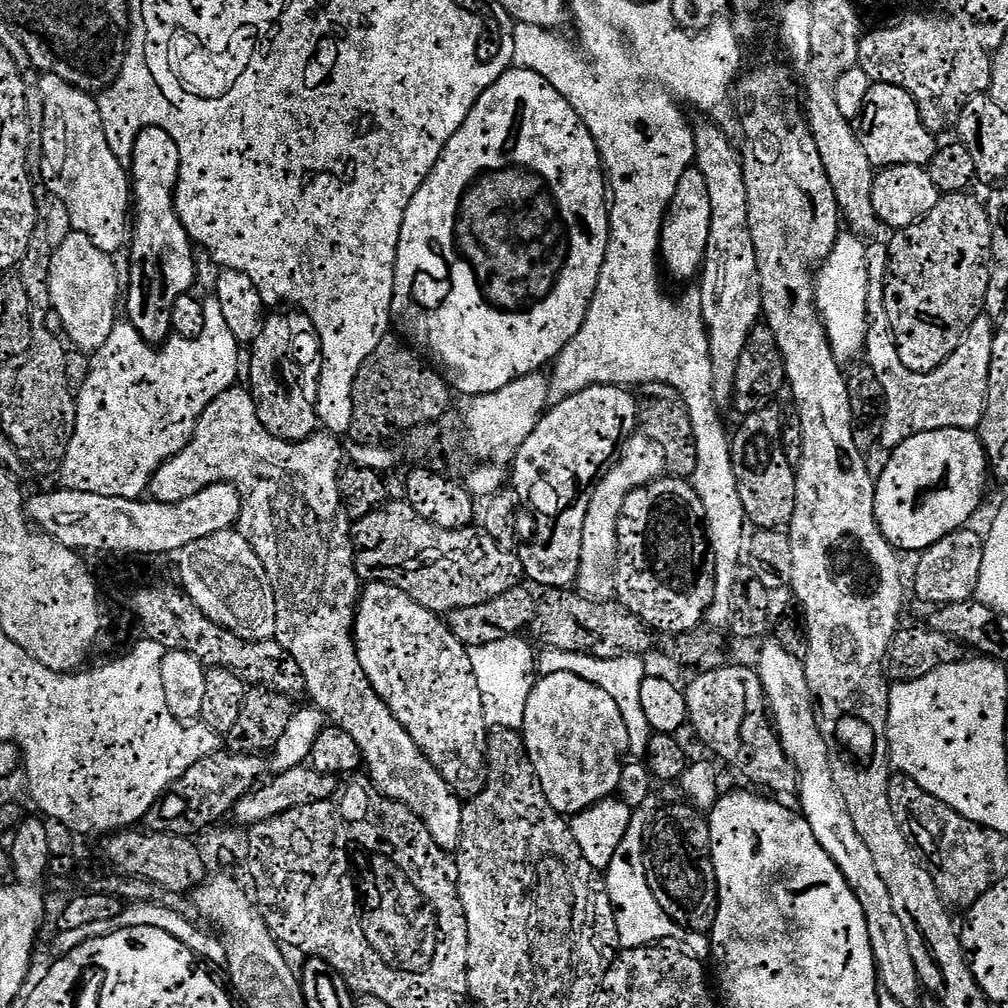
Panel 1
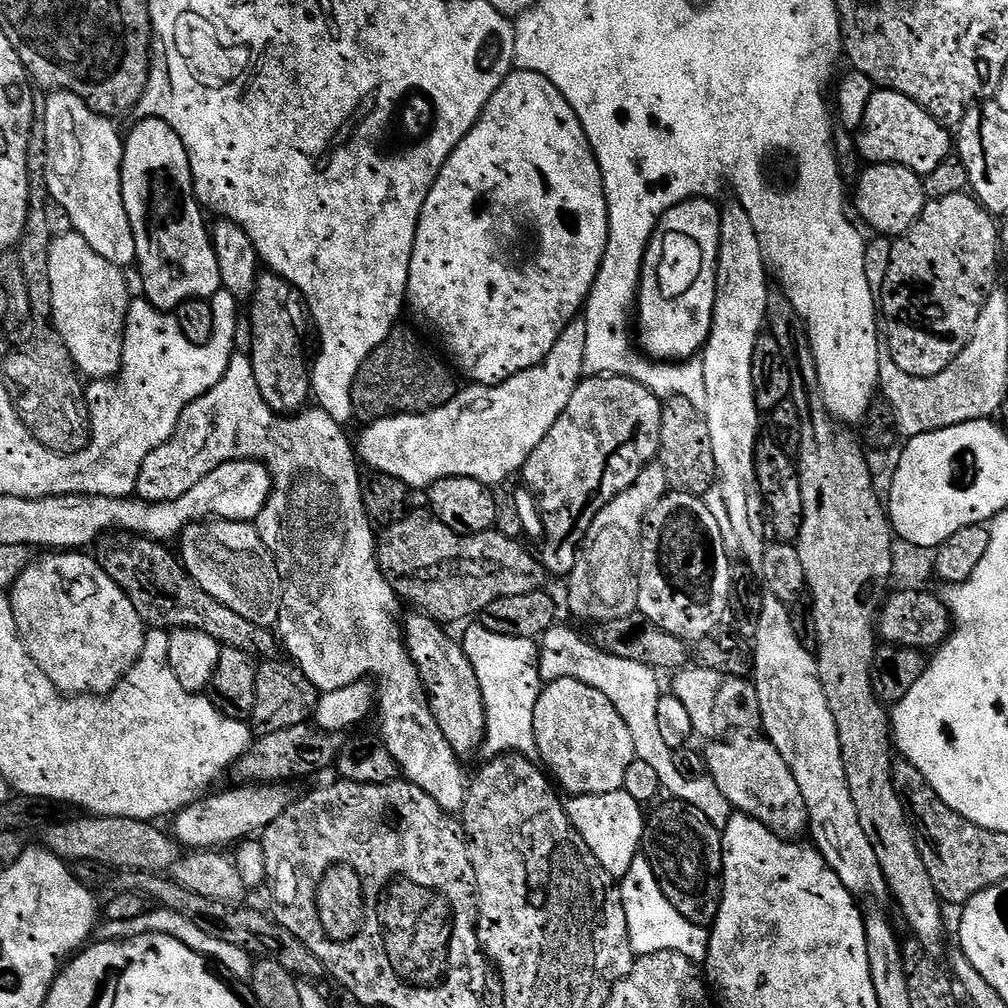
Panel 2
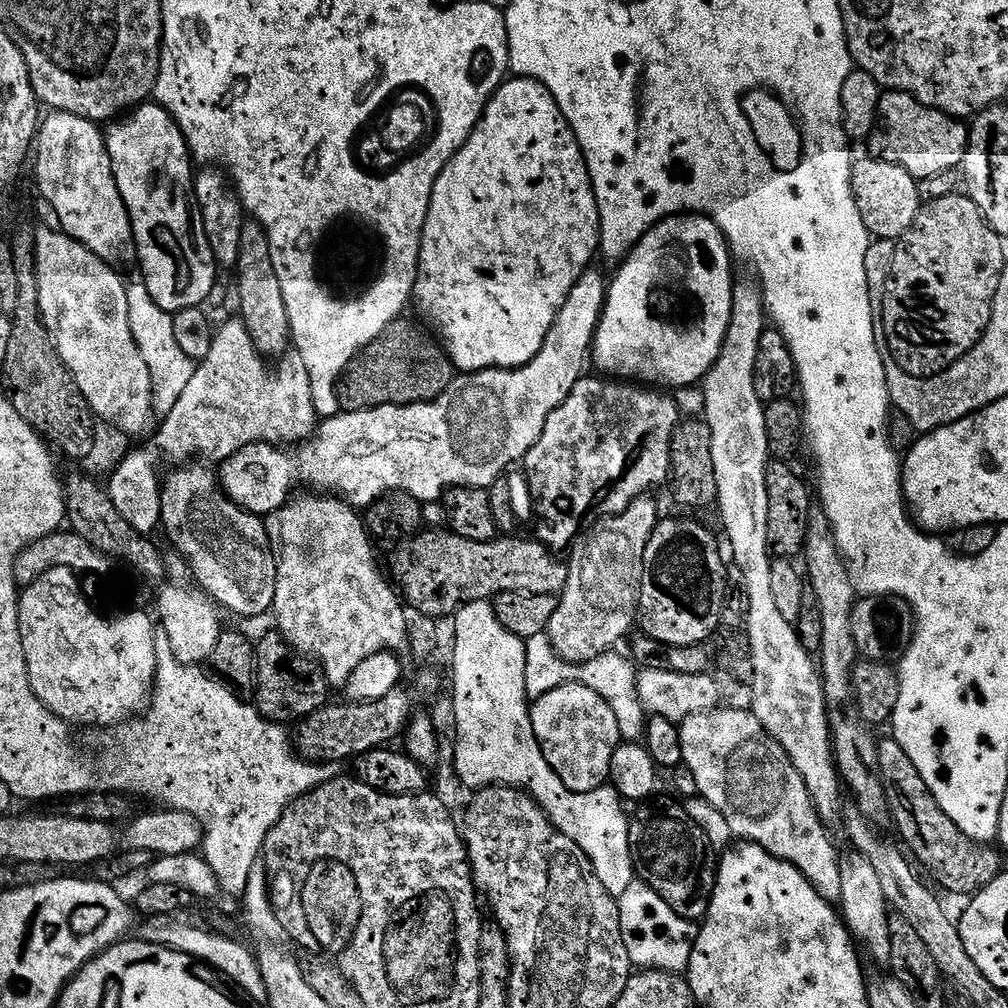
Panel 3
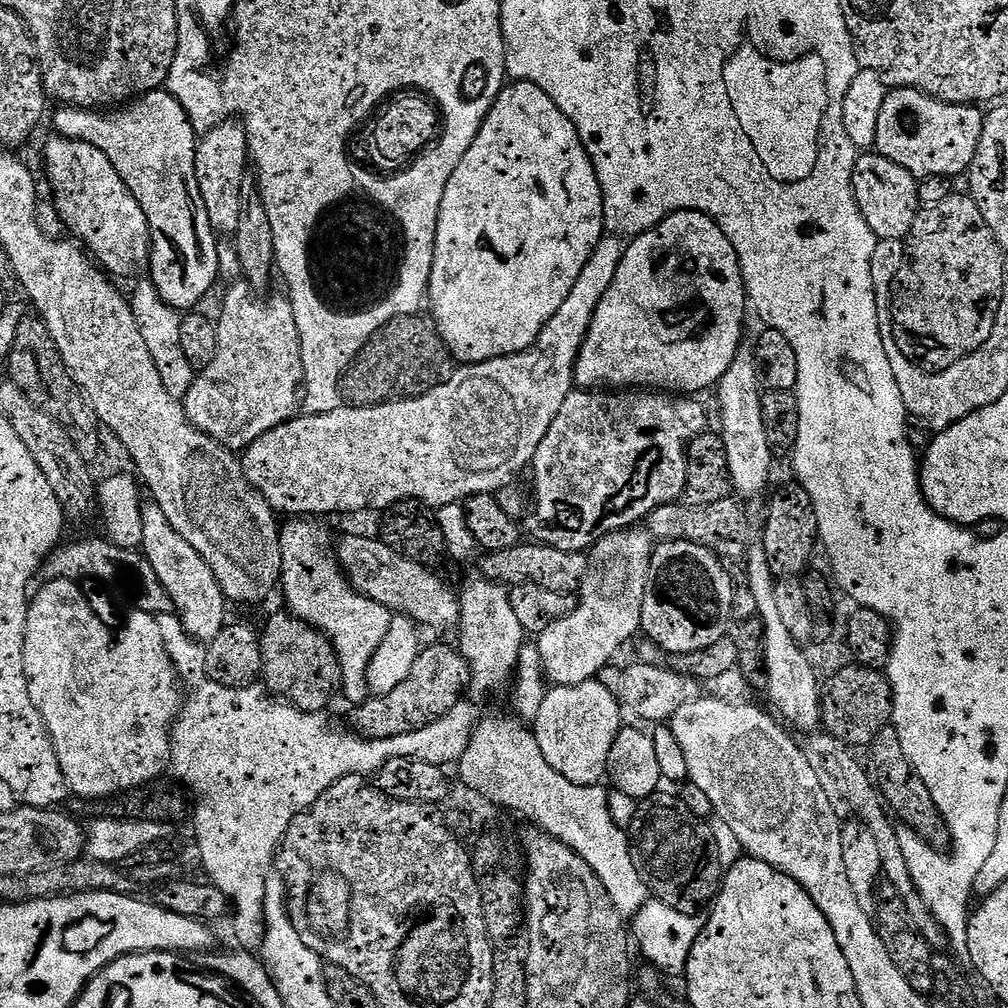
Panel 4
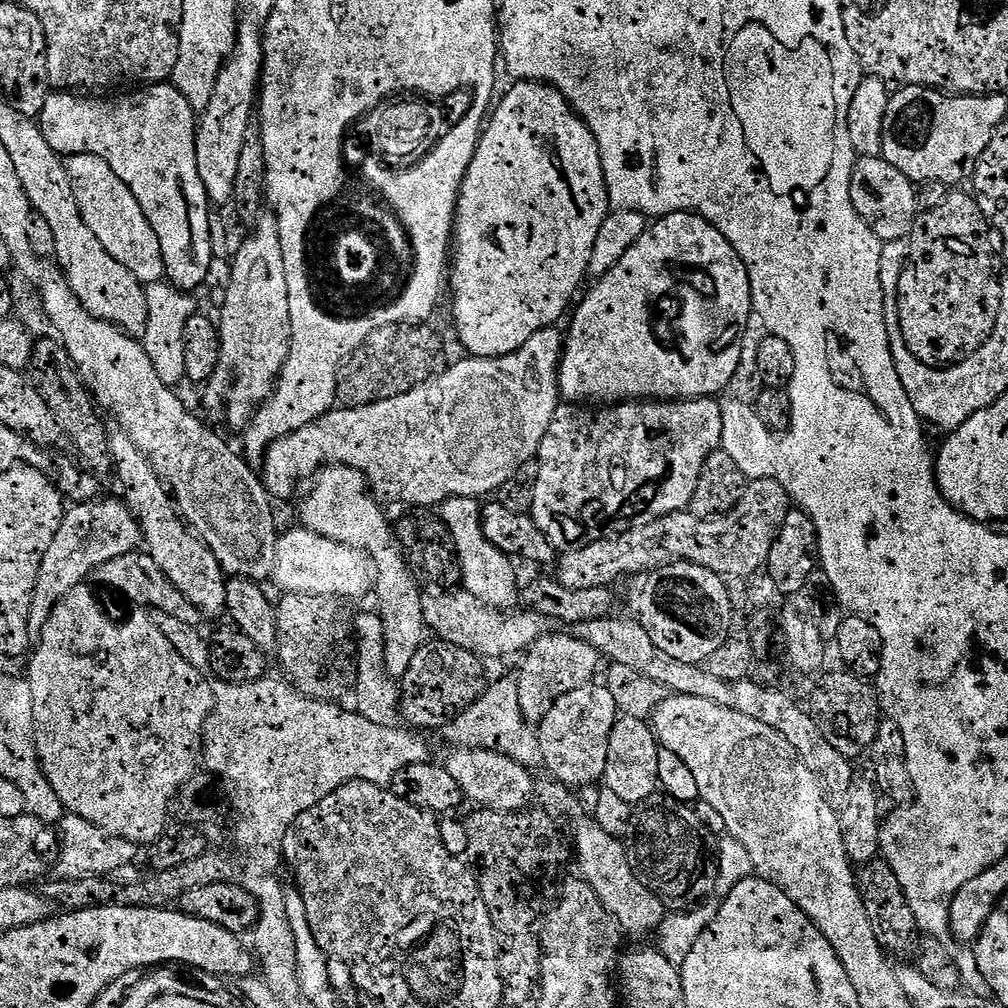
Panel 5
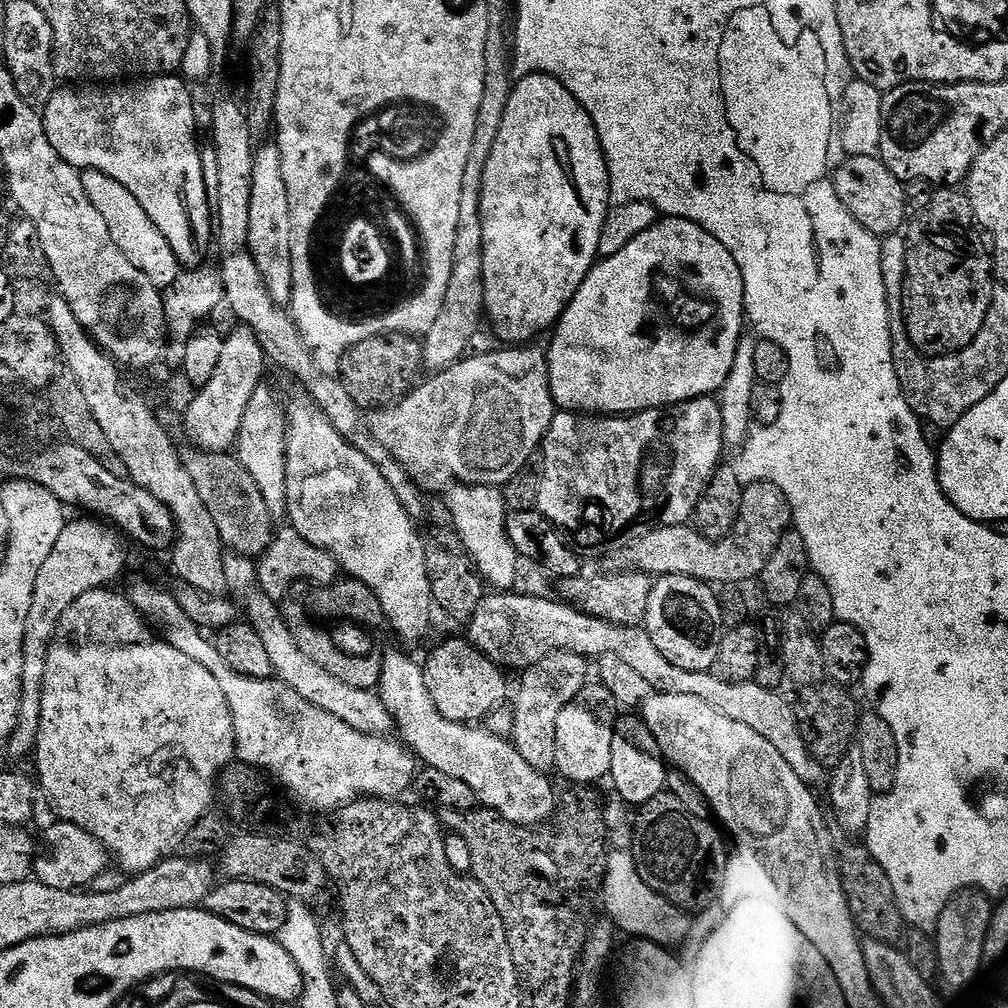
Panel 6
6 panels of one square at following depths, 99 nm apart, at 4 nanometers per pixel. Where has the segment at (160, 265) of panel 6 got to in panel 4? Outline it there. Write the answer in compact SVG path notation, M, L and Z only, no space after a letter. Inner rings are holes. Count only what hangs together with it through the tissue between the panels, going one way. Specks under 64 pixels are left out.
M52 134L44 144L44 168L56 191L54 203L63 227L73 232L71 235L95 257L99 267L124 280L143 277L149 271L148 260L152 256L146 214L142 214L142 206L138 206L134 194L130 194L110 158L90 142Z

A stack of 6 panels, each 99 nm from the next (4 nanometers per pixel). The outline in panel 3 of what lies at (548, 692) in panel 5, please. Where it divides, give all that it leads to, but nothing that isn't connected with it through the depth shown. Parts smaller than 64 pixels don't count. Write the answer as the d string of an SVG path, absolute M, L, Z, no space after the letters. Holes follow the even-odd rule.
M640 496L627 507L621 515L605 516L597 520L585 532L581 533L569 551L568 578L563 592L560 594L554 617L548 623L547 634L556 653L572 664L583 664L611 651L616 644L633 631L639 609L641 584L643 582L643 560L646 557L646 544L653 534L660 514L652 496Z

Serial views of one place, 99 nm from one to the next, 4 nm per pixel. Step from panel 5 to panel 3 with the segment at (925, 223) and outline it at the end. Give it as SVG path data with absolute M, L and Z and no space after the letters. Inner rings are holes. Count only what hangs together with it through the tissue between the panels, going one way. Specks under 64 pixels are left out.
M961 194L961 196L940 196L937 200L930 201L929 204L927 201L921 207L919 214L916 216L916 221L910 226L910 230L906 230L906 234L896 241L894 262L890 269L883 299L882 335L890 342L890 350L898 362L898 366L902 366L902 370L906 374L918 377L937 375L940 372L940 364L947 364L948 367L951 366L956 360L962 359L981 340L988 328L988 324L992 320L994 294L998 290L998 282L1002 278L1002 270L1006 266L1004 248L1006 248L1005 241L1001 240L1000 235L990 227L986 222L986 218L981 214L979 206L967 194Z

